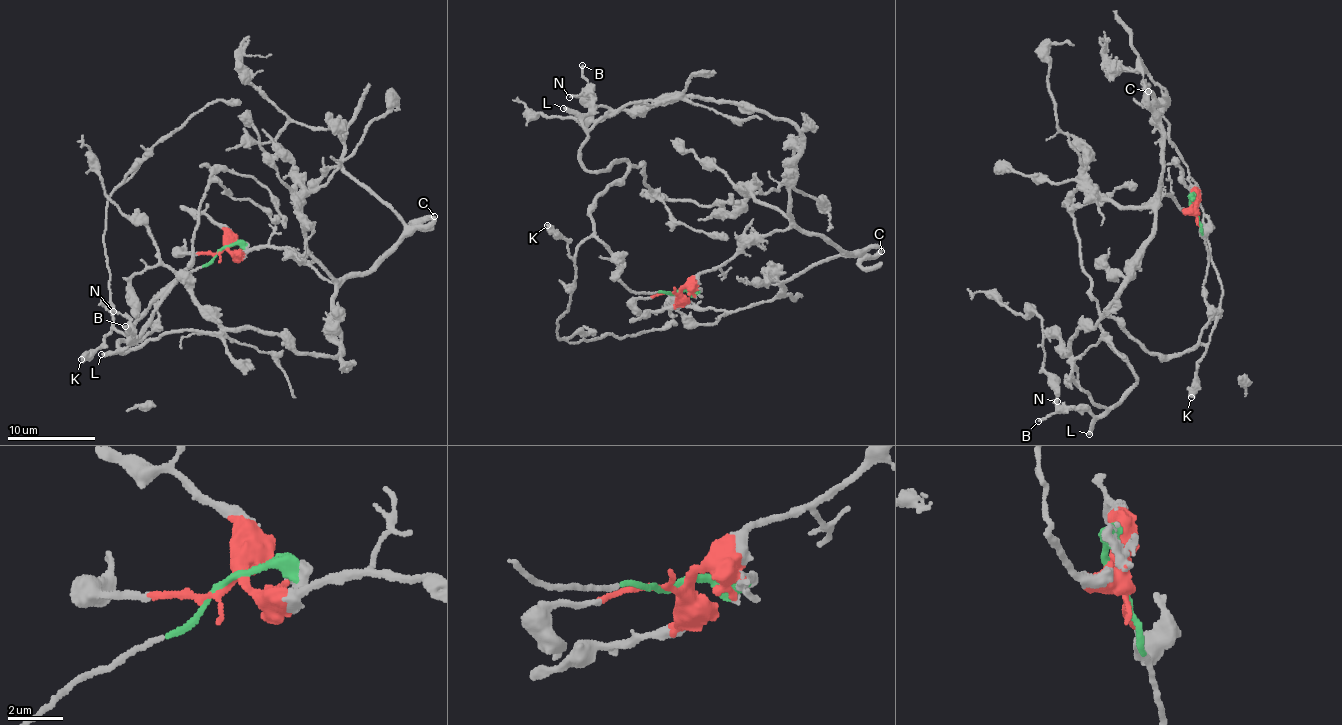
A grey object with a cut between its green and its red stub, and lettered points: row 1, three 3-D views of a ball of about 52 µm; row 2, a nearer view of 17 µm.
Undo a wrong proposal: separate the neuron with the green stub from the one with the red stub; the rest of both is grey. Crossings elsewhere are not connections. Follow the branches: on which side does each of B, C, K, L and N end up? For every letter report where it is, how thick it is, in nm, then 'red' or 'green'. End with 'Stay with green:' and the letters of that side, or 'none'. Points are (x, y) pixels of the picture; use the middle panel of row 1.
B: place (582, 65); calibre 200 nm; green
C: place (881, 251); calibre 360 nm; red
K: place (547, 225); calibre 550 nm; green
L: place (563, 108); calibre 360 nm; green
N: place (569, 97); calibre 140 nm; green
Stay with green: B, K, L, N

